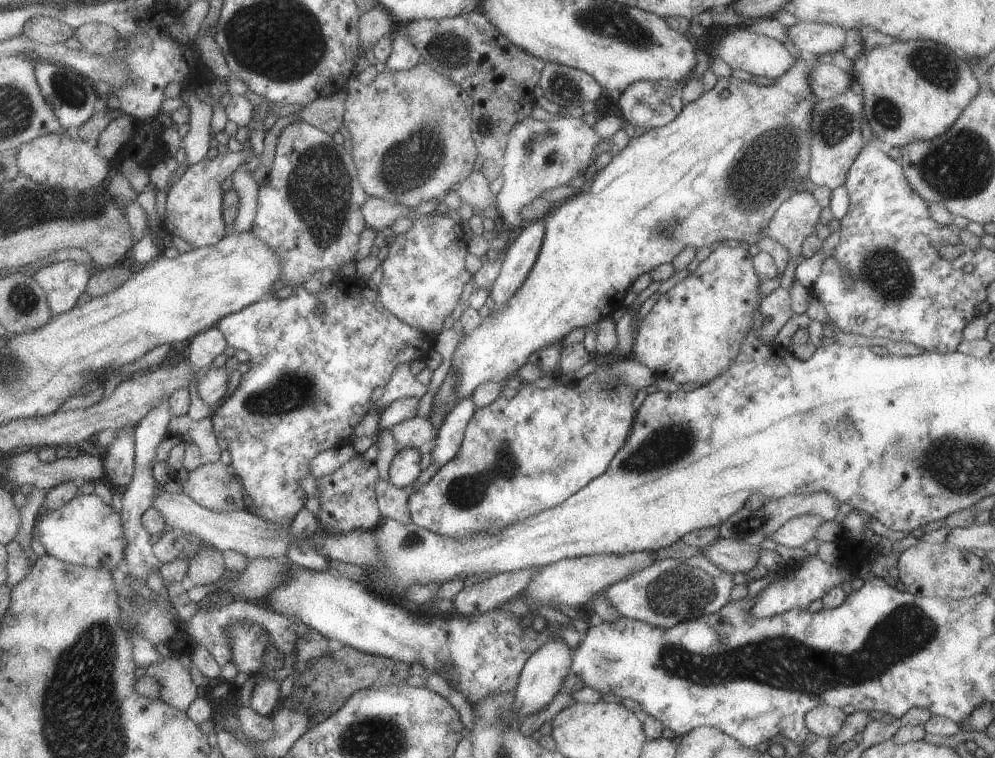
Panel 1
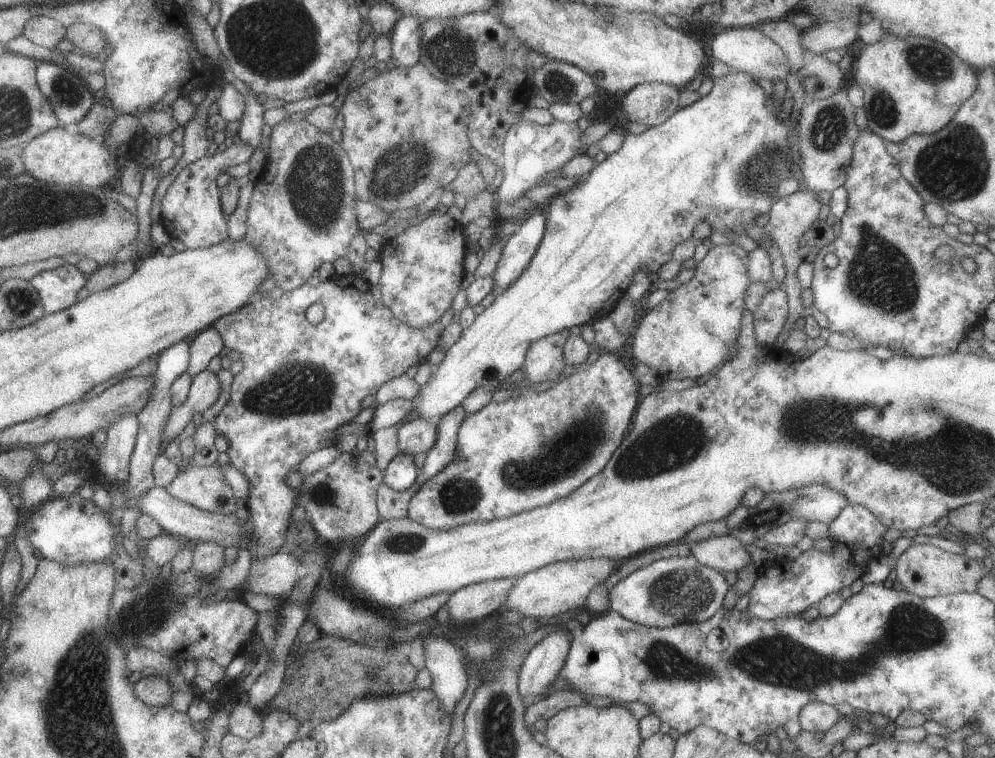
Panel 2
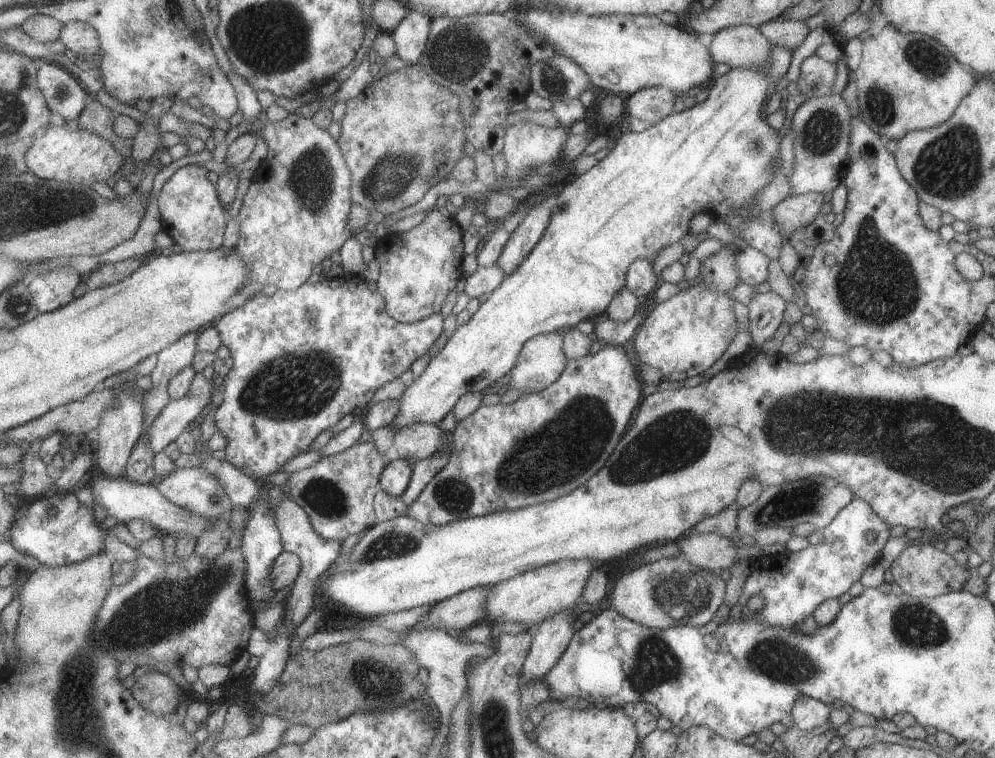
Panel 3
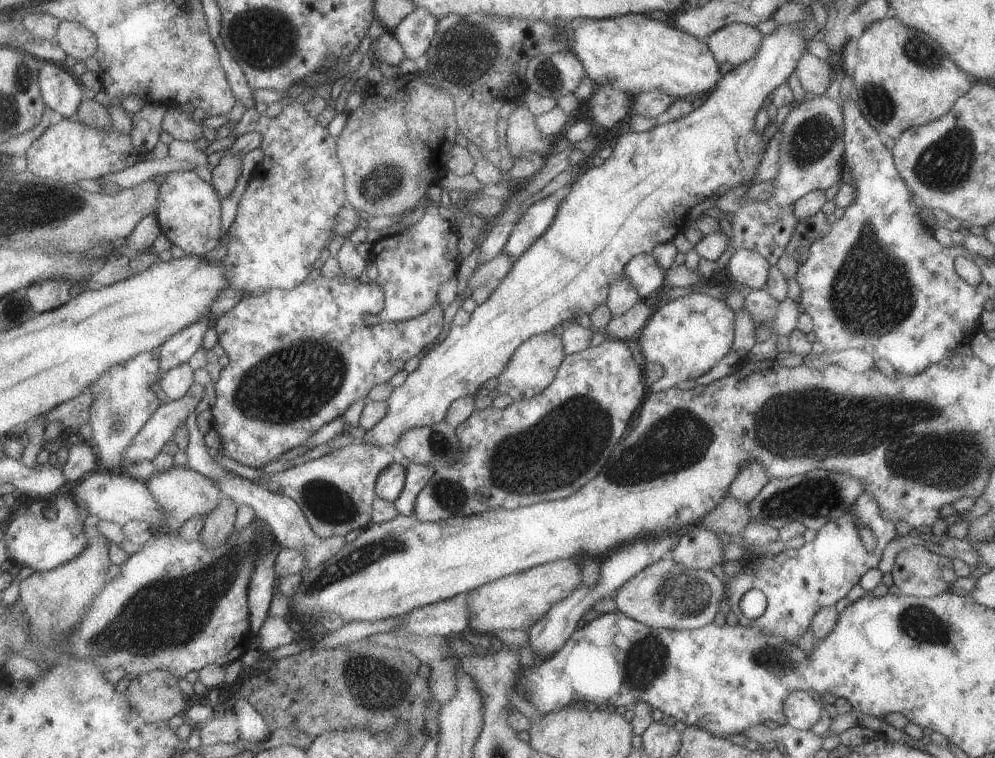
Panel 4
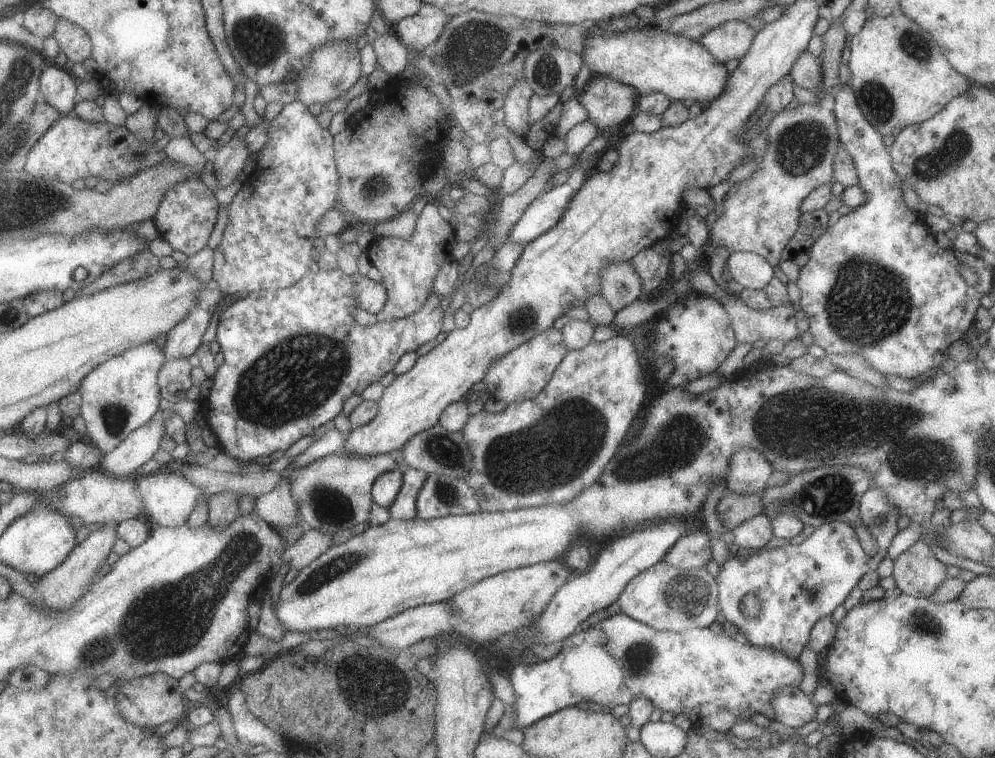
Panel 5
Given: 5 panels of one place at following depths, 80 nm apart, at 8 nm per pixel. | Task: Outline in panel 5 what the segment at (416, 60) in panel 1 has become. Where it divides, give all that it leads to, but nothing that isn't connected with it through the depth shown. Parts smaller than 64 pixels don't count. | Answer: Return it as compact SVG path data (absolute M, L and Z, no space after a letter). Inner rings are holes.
M425 3L413 16L404 18L394 33L417 55L431 51L451 17L439 7Z

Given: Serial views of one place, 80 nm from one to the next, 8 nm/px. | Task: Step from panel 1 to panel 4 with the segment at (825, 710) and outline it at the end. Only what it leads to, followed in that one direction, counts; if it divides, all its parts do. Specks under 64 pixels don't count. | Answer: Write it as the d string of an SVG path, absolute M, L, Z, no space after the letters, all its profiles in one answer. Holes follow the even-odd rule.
M793 690L787 694L787 698L781 704L781 712L786 725L798 731L811 730L819 721L822 703L815 702L807 692Z

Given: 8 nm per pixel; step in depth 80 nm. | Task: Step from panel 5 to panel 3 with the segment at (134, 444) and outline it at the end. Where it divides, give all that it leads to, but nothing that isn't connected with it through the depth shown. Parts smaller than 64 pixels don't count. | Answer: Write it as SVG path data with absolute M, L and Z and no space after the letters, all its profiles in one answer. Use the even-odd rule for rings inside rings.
M197 373L191 391L181 399L172 399L155 424L147 432L149 446L155 454L164 452L171 442L177 441L191 424L213 400L213 391L217 388L212 380Z

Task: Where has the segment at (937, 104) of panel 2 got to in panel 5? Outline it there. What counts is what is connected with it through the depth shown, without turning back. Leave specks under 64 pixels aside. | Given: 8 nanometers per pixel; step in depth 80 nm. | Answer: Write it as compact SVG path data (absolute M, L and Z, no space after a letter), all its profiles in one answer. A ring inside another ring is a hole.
M903 14L869 17L861 30L849 37L847 46L850 52L847 64L850 70L849 87L855 95L861 114L881 136L889 134L895 138L902 128L926 121L945 108L949 100L967 92L971 85L964 74L959 74L949 66L949 61L943 56L933 37Z

